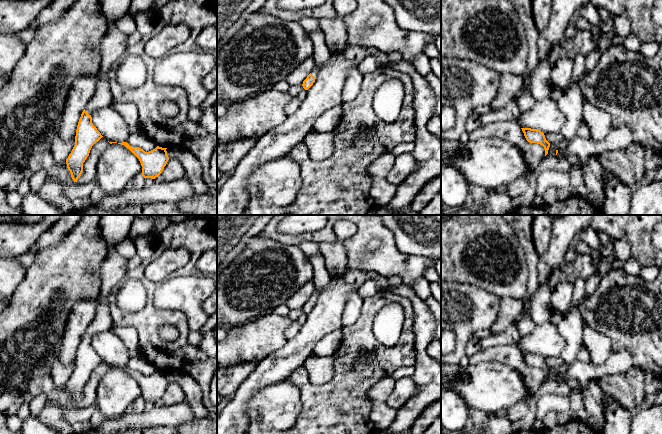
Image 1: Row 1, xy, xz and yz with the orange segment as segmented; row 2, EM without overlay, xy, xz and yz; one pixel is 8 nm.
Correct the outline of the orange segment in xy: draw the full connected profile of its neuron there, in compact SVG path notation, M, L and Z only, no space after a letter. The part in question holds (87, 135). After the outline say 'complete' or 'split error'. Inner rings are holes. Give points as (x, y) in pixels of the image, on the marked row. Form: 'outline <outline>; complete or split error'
outline M110 22L97 48L100 55L100 67L99 77L96 80L96 92L81 114L76 130L75 145L66 159L67 168L74 182L77 182L81 176L83 163L89 156L92 146L103 137L93 125L91 114L96 109L114 102L108 73L111 67L125 56L128 45L128 35L122 33L115 26L115 22Z; split error

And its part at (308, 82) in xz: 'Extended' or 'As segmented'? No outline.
Extended

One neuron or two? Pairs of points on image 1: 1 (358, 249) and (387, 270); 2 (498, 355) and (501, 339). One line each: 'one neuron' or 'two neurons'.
1: one neuron
2: two neurons

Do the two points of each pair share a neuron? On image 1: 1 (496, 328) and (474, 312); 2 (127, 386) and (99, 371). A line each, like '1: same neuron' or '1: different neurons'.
1: different neurons
2: different neurons

